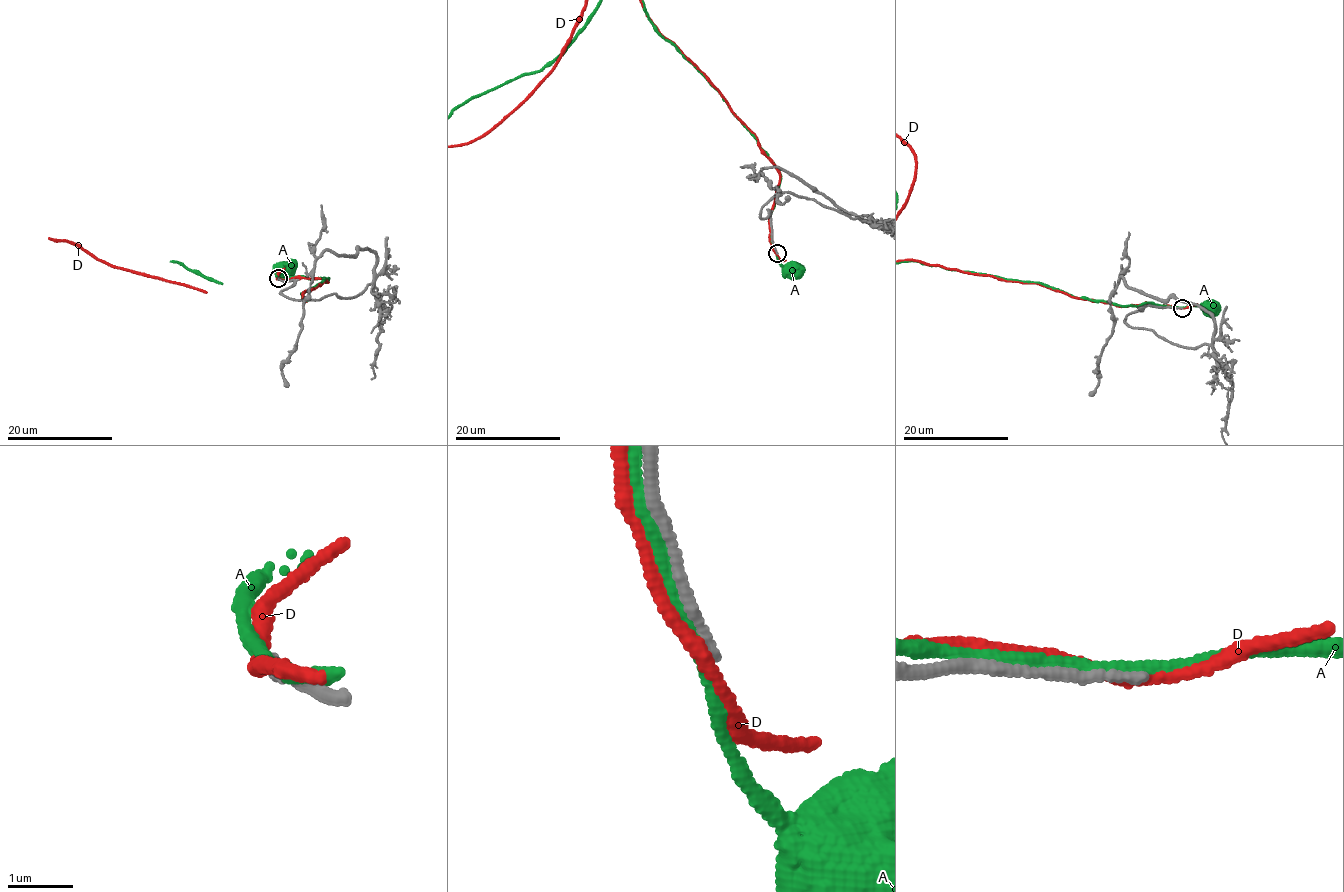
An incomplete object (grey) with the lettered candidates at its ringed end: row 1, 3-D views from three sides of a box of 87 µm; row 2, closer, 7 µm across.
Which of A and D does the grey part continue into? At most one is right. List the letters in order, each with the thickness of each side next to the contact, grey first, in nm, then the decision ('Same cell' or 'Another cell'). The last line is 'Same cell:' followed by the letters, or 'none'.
A: Thickness 150 nm (grey) against 190 nm. Another cell
D: Thickness 170 nm (grey) against 200 nm. Another cell
Same cell: none

